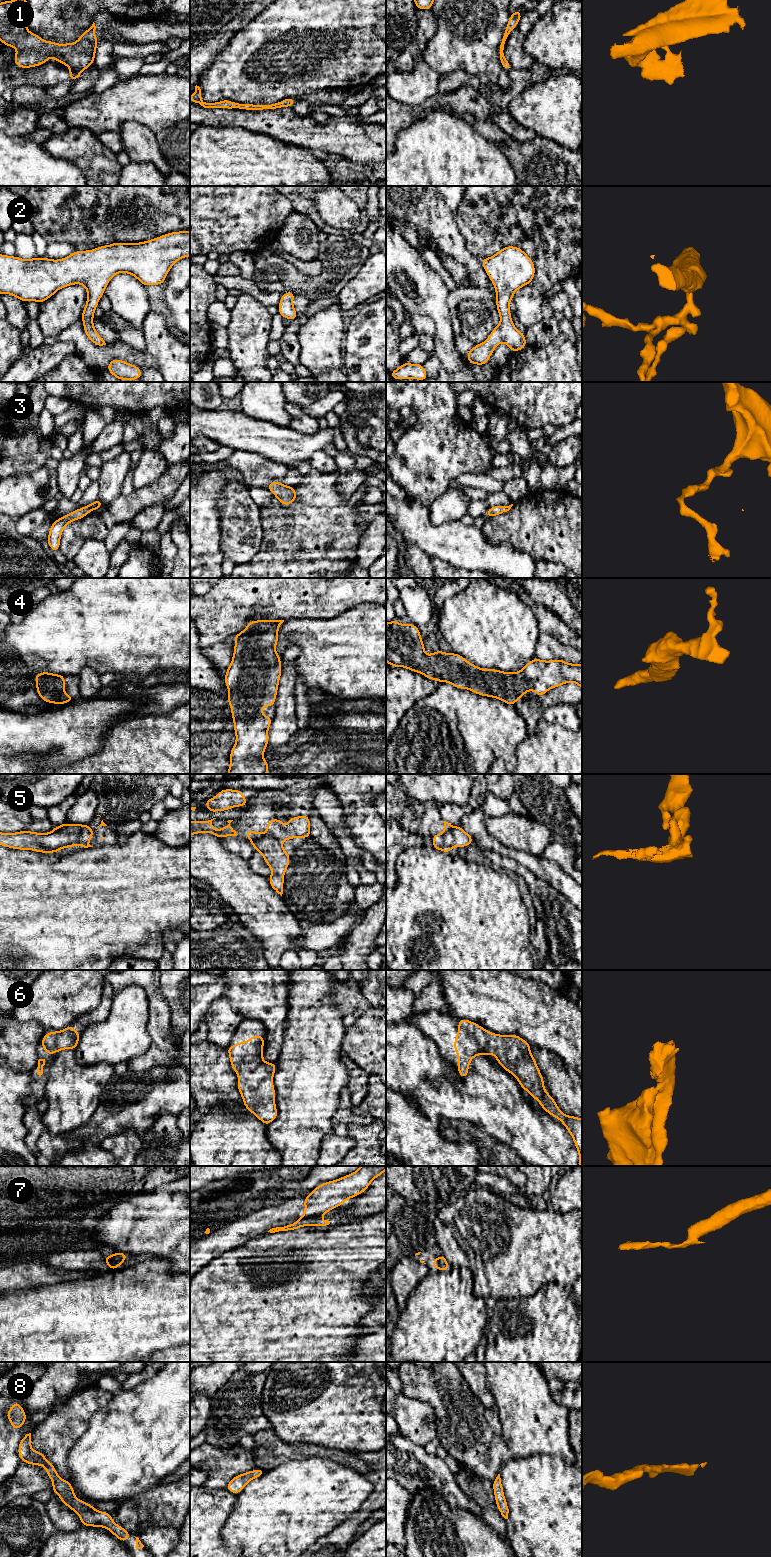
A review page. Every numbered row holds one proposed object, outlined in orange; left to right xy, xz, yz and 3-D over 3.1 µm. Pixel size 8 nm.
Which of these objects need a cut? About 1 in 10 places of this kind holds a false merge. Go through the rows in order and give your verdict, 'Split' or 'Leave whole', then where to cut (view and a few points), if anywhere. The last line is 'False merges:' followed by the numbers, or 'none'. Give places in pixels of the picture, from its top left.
1: Leave whole. No split
2: Leave whole. No split
3: Leave whole. No split
4: Leave whole. No split
5: Leave whole. No split
6: Leave whole. No split
7: Split. Split along xz (319, 1215), (302, 1218)
8: Leave whole. No split
False merges: 7

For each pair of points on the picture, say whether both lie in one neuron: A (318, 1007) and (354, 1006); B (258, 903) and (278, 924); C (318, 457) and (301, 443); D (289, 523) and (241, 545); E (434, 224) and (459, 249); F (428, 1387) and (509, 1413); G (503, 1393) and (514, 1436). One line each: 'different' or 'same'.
A: different
B: same
C: different
D: different
E: same
F: different
G: same

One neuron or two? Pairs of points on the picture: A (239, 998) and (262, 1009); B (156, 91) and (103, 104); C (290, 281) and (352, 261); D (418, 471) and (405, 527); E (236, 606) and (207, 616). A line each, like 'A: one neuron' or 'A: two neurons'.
A: one neuron
B: one neuron
C: one neuron
D: two neurons
E: one neuron

